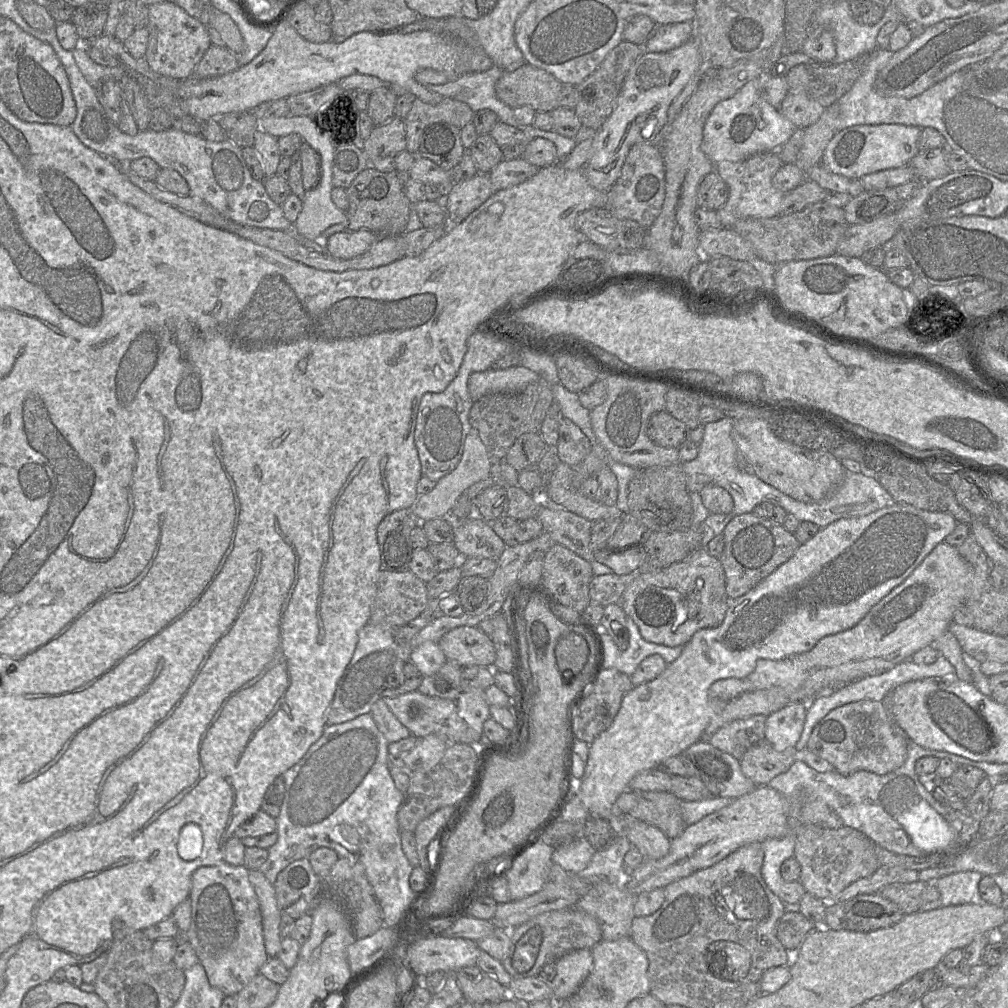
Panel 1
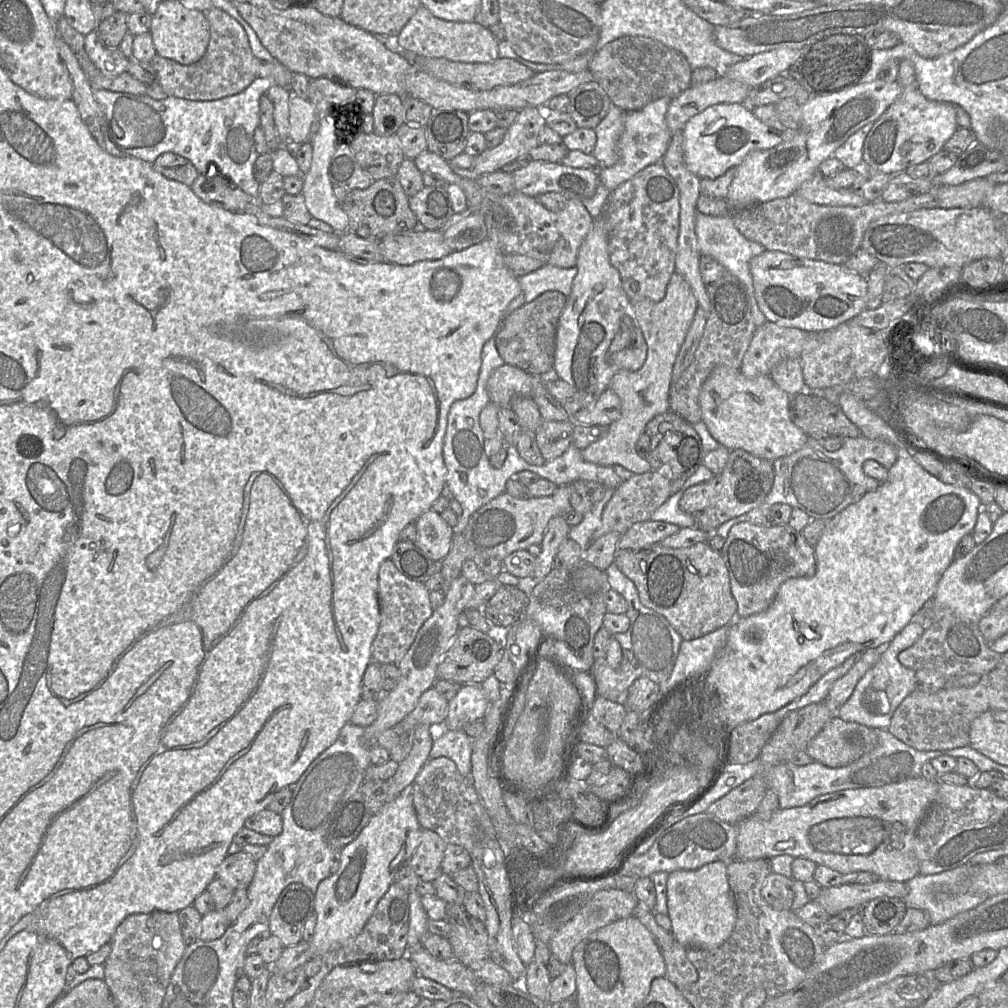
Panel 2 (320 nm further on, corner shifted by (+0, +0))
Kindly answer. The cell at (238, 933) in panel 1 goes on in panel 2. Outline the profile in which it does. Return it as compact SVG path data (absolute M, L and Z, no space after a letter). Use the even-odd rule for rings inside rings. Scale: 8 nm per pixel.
M246 852L228 855L218 866L216 878L233 890L247 889L256 871L256 861Z

